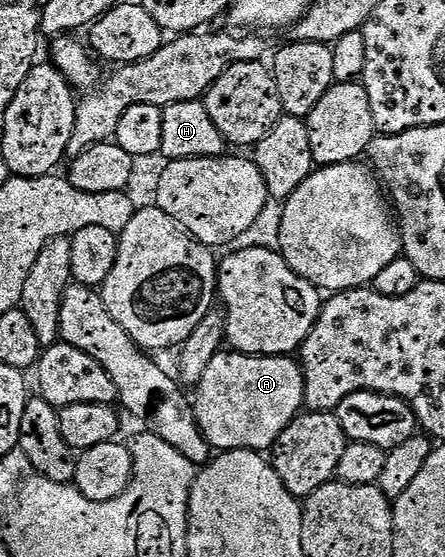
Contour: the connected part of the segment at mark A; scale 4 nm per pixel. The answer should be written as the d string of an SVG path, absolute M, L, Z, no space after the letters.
M226 349L216 353L210 361L204 376L196 386L195 393L196 418L200 430L212 448L219 452L250 450L264 453L271 450L282 431L300 415L305 406L304 370L297 360L288 355L265 357Z

